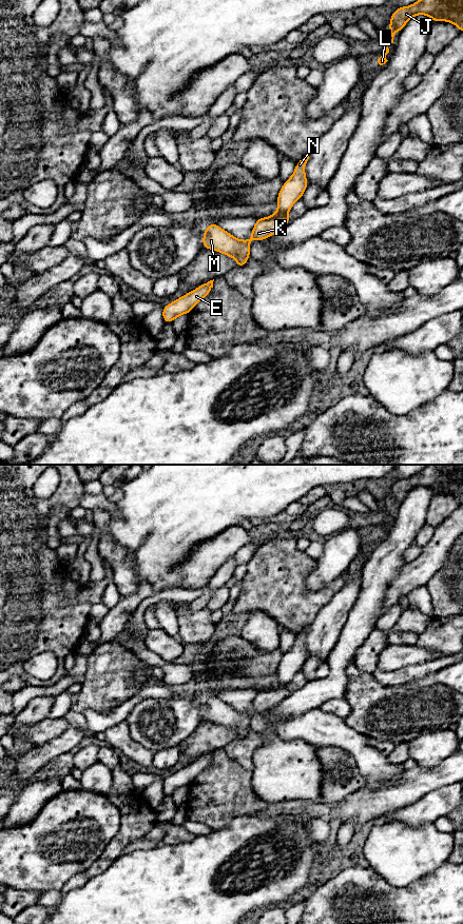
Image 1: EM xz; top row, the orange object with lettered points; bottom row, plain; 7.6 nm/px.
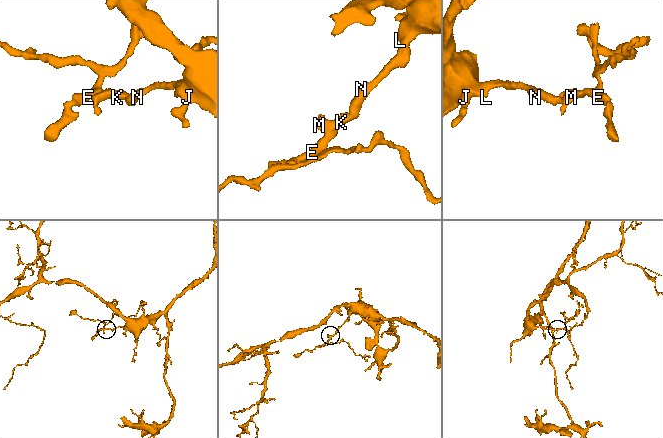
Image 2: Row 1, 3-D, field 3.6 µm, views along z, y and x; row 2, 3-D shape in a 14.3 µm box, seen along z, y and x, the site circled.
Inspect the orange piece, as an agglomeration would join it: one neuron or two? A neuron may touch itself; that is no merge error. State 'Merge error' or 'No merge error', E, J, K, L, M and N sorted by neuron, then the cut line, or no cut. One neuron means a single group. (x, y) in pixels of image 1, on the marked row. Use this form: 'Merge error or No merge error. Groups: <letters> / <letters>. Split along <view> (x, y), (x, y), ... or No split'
No merge error. Groups: E J K L M N. No split

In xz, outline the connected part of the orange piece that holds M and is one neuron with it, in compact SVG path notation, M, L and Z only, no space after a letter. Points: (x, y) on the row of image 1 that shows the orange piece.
M309 156L296 163L292 176L284 182L278 192L276 213L267 218L257 218L249 239L237 239L229 232L219 228L215 222L212 222L208 228L205 228L202 248L216 250L224 255L233 257L237 261L236 268L246 266L247 259L250 258L251 240L265 240L290 223L291 220L287 214L295 201L303 197L308 186L308 180L305 175L305 166L308 159Z

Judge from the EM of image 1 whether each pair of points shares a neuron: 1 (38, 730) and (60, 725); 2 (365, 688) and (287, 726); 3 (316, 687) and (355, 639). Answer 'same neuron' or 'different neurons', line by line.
1: same neuron
2: different neurons
3: same neuron

